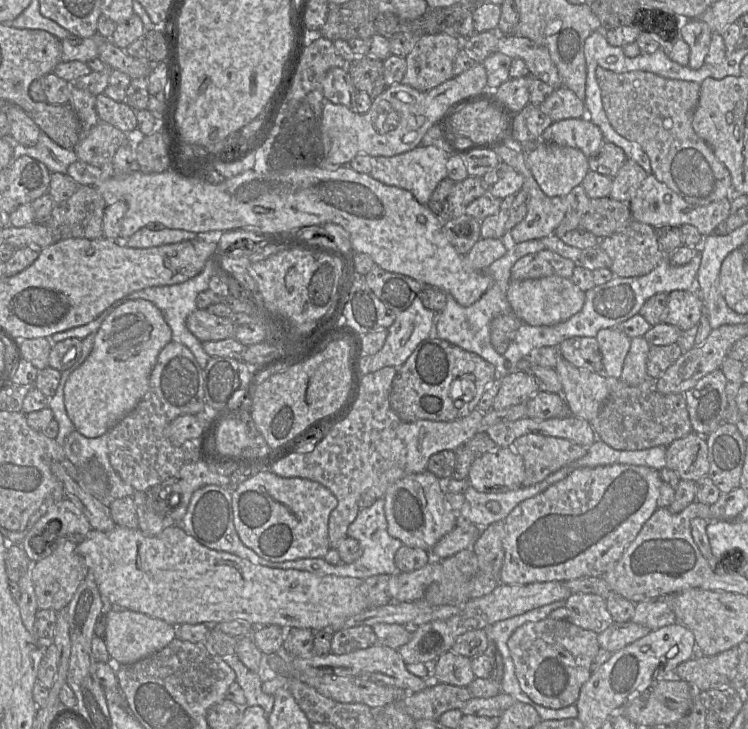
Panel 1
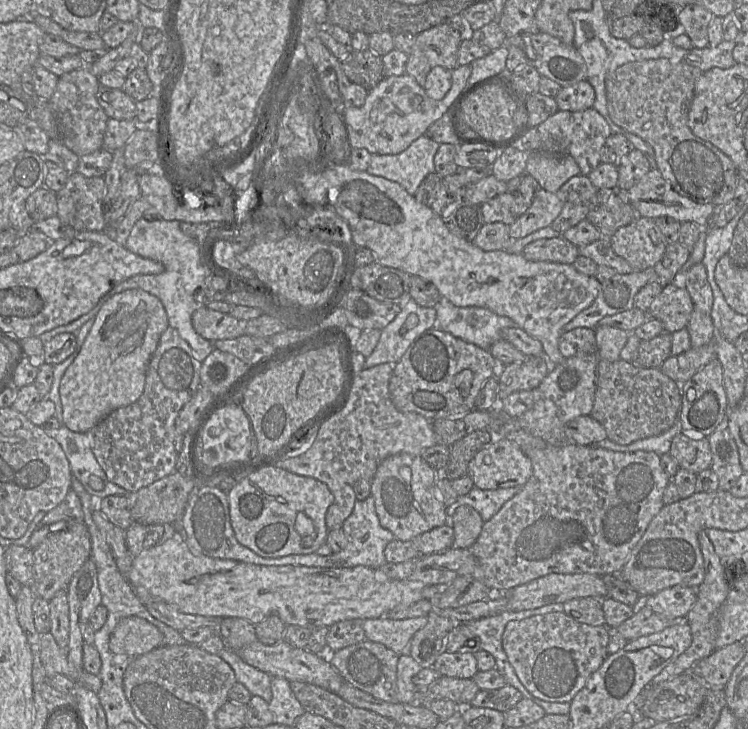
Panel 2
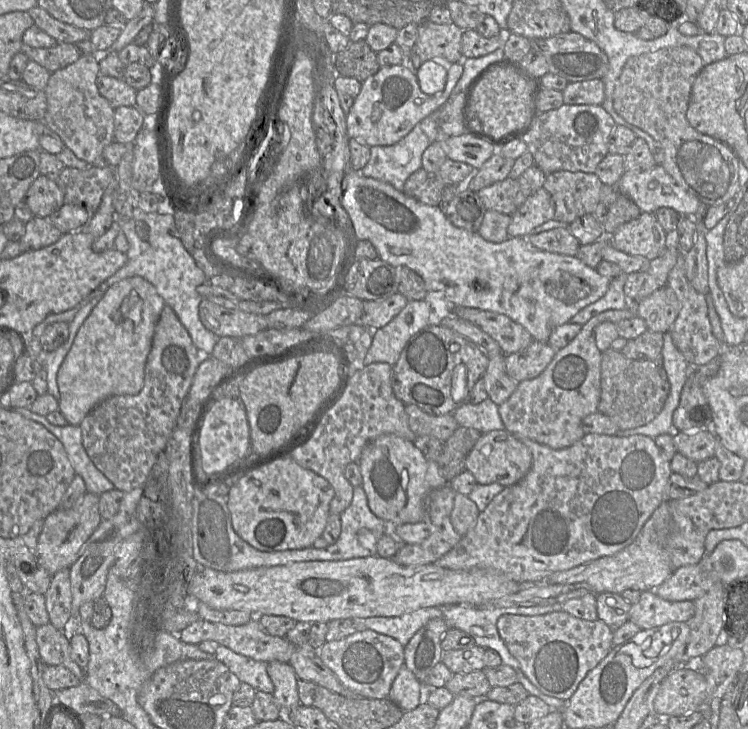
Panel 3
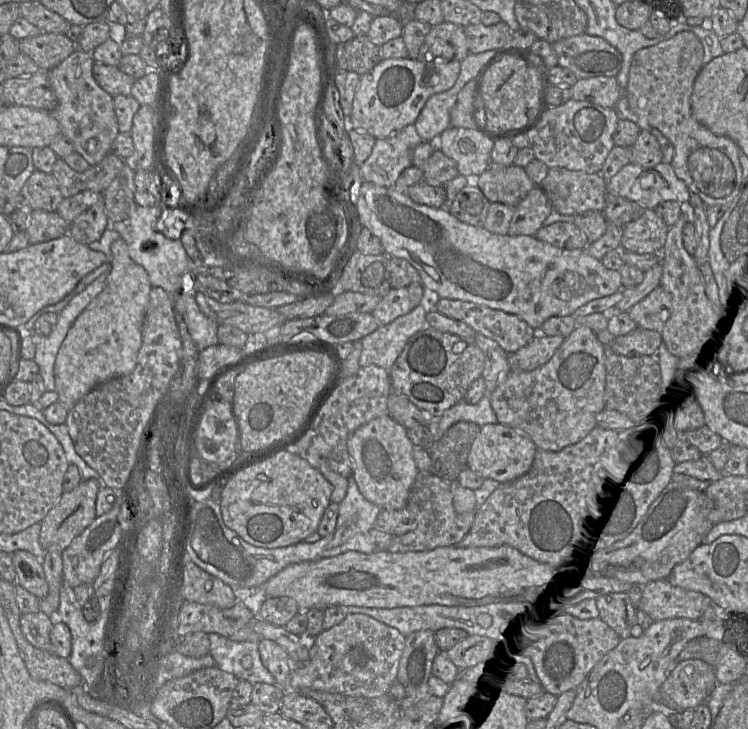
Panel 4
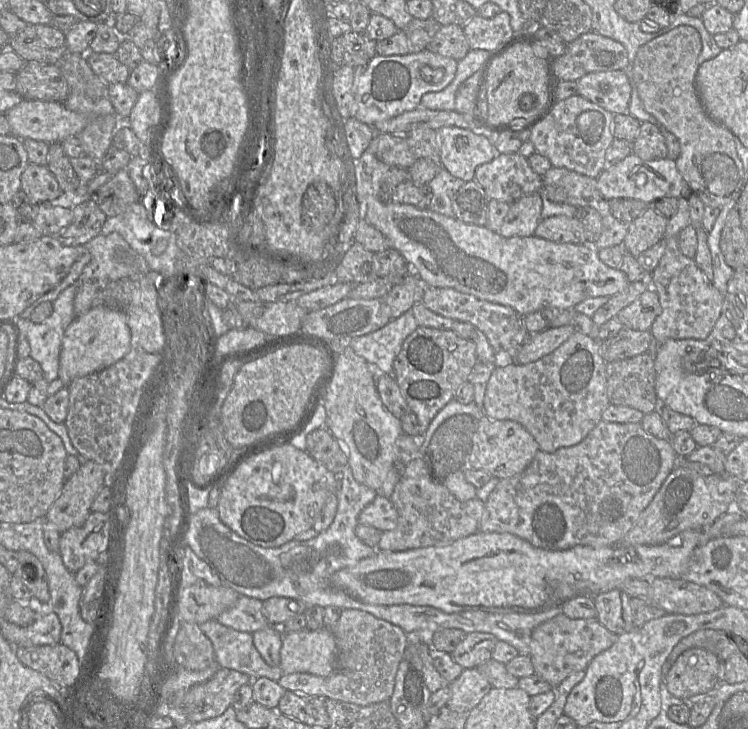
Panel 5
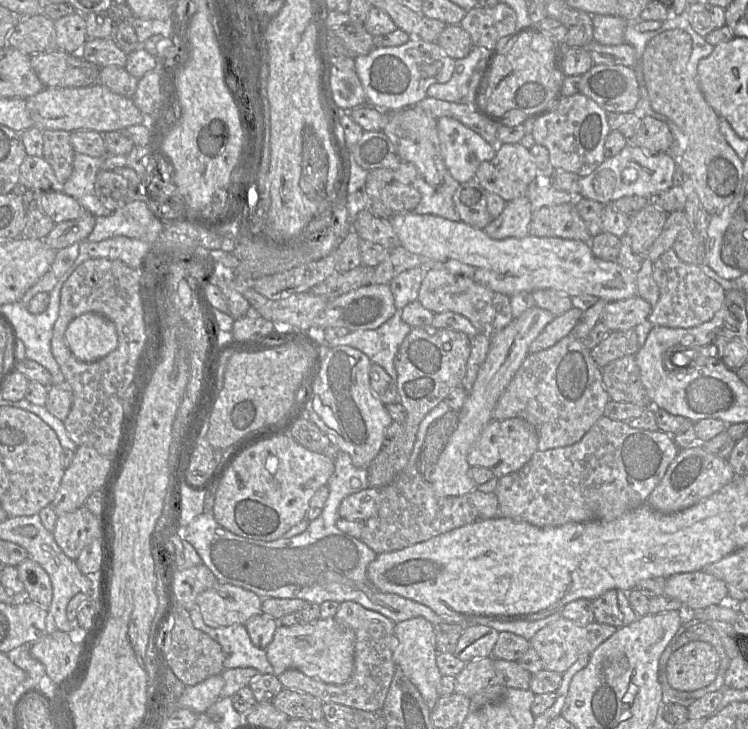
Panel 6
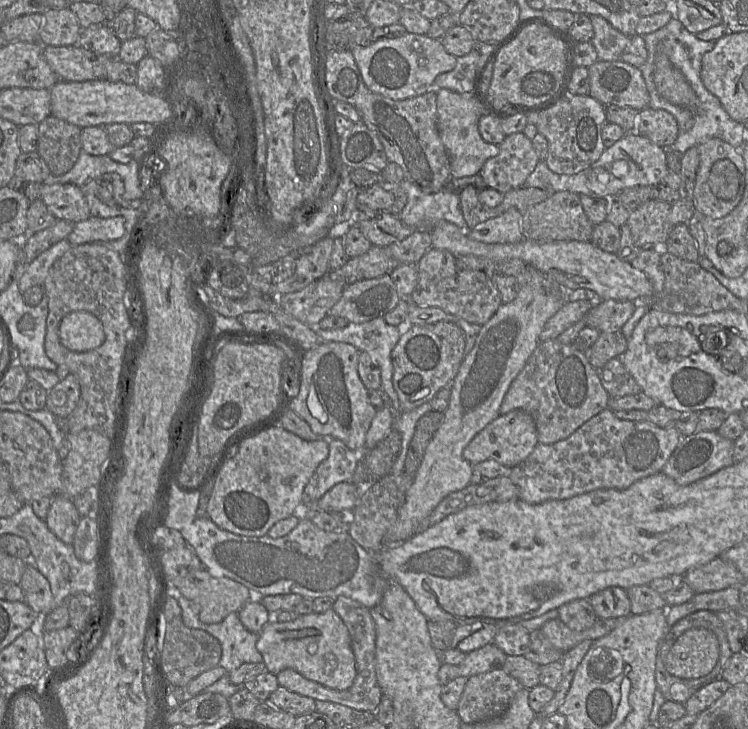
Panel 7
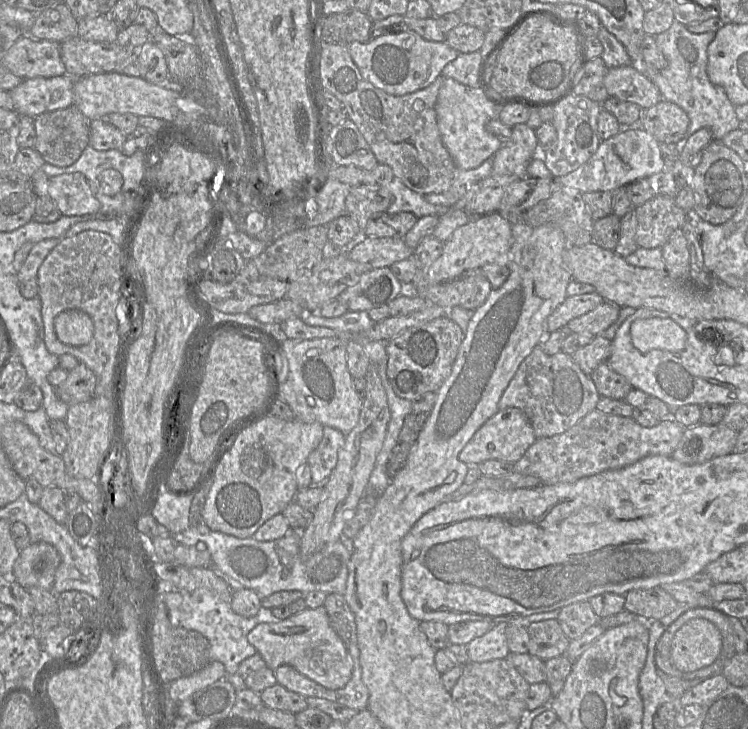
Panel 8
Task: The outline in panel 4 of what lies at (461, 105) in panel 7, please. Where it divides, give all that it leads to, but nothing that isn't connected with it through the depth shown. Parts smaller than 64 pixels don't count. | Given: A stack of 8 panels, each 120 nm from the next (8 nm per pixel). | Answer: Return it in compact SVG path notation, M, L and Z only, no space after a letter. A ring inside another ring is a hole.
M448 127L437 139L437 149L455 161L458 173L474 179L490 167L494 142L475 128Z

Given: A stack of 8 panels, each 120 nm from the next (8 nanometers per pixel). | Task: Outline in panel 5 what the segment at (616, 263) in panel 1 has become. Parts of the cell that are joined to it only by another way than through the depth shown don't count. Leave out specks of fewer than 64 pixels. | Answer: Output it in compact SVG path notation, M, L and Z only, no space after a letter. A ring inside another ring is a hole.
M652 206L628 225L623 242L626 252L634 257L656 245L665 236L668 218L657 212Z

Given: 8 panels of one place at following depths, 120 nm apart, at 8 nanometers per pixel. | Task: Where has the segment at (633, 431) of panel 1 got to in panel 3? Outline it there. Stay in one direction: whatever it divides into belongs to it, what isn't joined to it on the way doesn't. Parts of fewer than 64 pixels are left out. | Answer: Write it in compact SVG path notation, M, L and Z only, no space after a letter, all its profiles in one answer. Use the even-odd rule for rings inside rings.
M609 348L601 355L601 395L597 411L608 416L620 430L651 422L662 410L670 391L666 372L659 361L638 361Z

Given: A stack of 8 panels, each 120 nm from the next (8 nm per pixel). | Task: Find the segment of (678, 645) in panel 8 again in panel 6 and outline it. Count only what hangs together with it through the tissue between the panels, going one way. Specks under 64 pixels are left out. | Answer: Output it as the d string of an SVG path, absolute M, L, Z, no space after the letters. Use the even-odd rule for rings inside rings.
M692 641L673 652L668 660L666 676L679 691L694 691L711 684L717 677L720 657L709 643Z

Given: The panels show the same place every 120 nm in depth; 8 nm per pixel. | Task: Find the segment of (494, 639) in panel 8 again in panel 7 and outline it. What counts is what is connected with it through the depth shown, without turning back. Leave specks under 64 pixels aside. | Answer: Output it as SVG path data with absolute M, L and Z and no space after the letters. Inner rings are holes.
M493 642L466 655L465 660L459 665L460 676L470 677L501 668L507 655Z

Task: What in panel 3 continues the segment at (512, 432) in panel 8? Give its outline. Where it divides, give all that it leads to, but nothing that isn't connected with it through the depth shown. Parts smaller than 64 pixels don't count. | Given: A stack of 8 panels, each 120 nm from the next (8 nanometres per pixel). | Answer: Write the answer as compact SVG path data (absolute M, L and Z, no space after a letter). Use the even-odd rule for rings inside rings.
M506 429L483 433L466 458L466 470L474 475L479 484L513 485L525 477L531 466L529 448Z

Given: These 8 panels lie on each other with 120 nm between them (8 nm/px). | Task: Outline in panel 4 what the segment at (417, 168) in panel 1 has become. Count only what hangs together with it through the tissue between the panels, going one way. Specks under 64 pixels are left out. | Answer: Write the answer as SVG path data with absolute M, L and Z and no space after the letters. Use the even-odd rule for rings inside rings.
M409 125L383 139L376 139L371 154L359 166L365 182L390 188L400 173L412 165L412 151L422 139Z

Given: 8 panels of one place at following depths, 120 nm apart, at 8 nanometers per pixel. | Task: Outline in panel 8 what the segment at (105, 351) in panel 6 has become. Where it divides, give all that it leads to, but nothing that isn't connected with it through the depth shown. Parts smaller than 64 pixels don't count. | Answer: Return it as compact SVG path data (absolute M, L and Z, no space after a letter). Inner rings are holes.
M69 309L59 313L54 320L54 328L58 340L70 346L86 345L94 334L92 319L78 309Z

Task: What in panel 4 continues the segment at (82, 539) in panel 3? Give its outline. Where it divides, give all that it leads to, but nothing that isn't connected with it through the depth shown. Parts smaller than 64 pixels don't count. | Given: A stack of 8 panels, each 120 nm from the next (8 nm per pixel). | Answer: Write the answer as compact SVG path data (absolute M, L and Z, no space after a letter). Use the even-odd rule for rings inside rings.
M100 479L82 480L72 491L63 493L41 521L40 543L44 549L58 545L66 549L97 517L97 494Z

